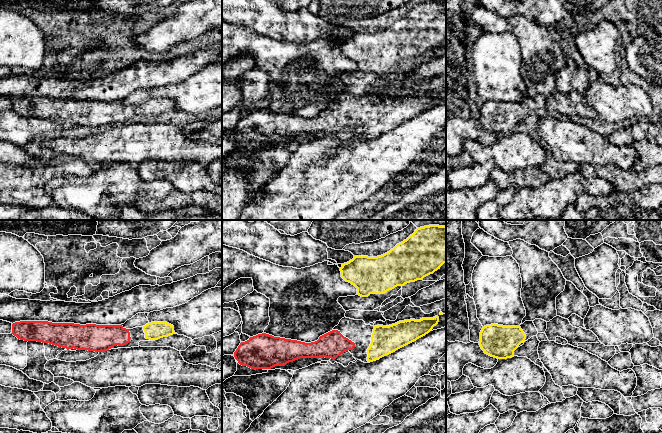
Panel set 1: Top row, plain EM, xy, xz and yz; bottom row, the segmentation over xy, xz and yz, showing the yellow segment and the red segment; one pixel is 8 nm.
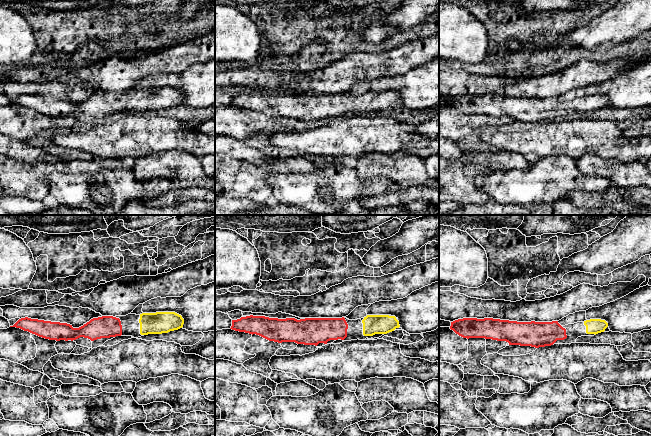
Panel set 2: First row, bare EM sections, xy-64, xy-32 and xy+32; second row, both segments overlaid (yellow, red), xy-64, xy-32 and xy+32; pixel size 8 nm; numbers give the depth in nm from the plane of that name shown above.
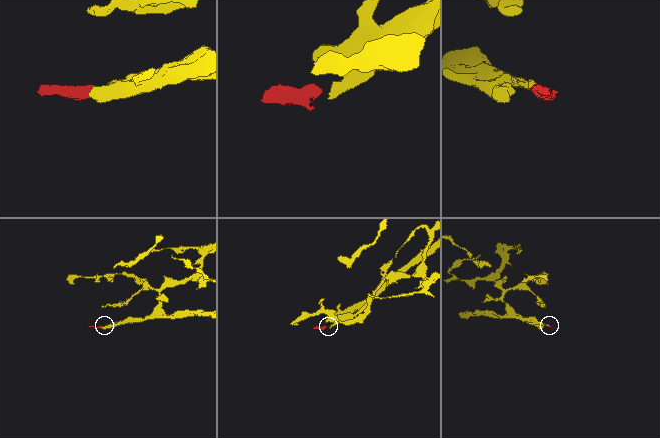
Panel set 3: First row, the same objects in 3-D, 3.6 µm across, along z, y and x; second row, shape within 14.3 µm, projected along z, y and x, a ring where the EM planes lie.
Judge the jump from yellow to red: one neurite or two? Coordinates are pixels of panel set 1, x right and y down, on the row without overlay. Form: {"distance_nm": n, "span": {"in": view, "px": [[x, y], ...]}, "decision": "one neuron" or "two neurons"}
{"distance_nm": 110, "span": {"in": "xz", "px": [[367, 125], [354, 122]]}, "decision": "one neuron"}

